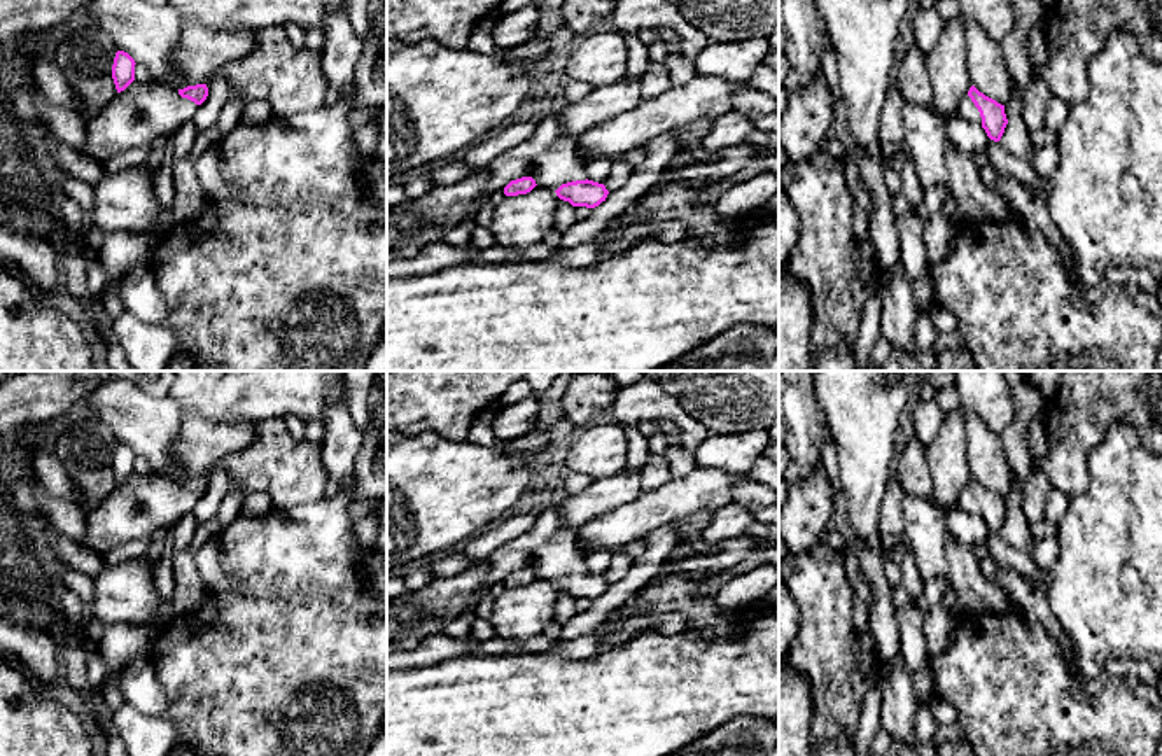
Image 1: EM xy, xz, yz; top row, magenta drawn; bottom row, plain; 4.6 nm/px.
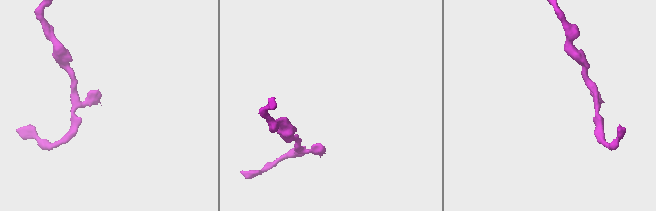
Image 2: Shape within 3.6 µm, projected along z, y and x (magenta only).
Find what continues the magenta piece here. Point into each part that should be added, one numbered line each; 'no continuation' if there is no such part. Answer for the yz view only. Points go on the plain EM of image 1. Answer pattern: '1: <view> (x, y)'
1: yz (966, 501)

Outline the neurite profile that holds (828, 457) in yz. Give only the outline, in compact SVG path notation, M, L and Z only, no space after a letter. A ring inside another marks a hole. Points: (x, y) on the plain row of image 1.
M828 441L822 446L821 466L824 469L824 476L826 476L828 483L831 486L833 502L838 509L842 504L842 492L838 486L838 458L836 458L836 446L833 441Z

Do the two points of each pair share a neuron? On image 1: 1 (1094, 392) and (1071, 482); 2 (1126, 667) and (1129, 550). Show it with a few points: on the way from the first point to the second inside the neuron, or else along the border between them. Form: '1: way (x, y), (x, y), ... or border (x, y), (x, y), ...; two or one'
1: way (1078, 415), (1071, 434), (1071, 459); one
2: border (1143, 662), (1112, 658), (1103, 669); two

